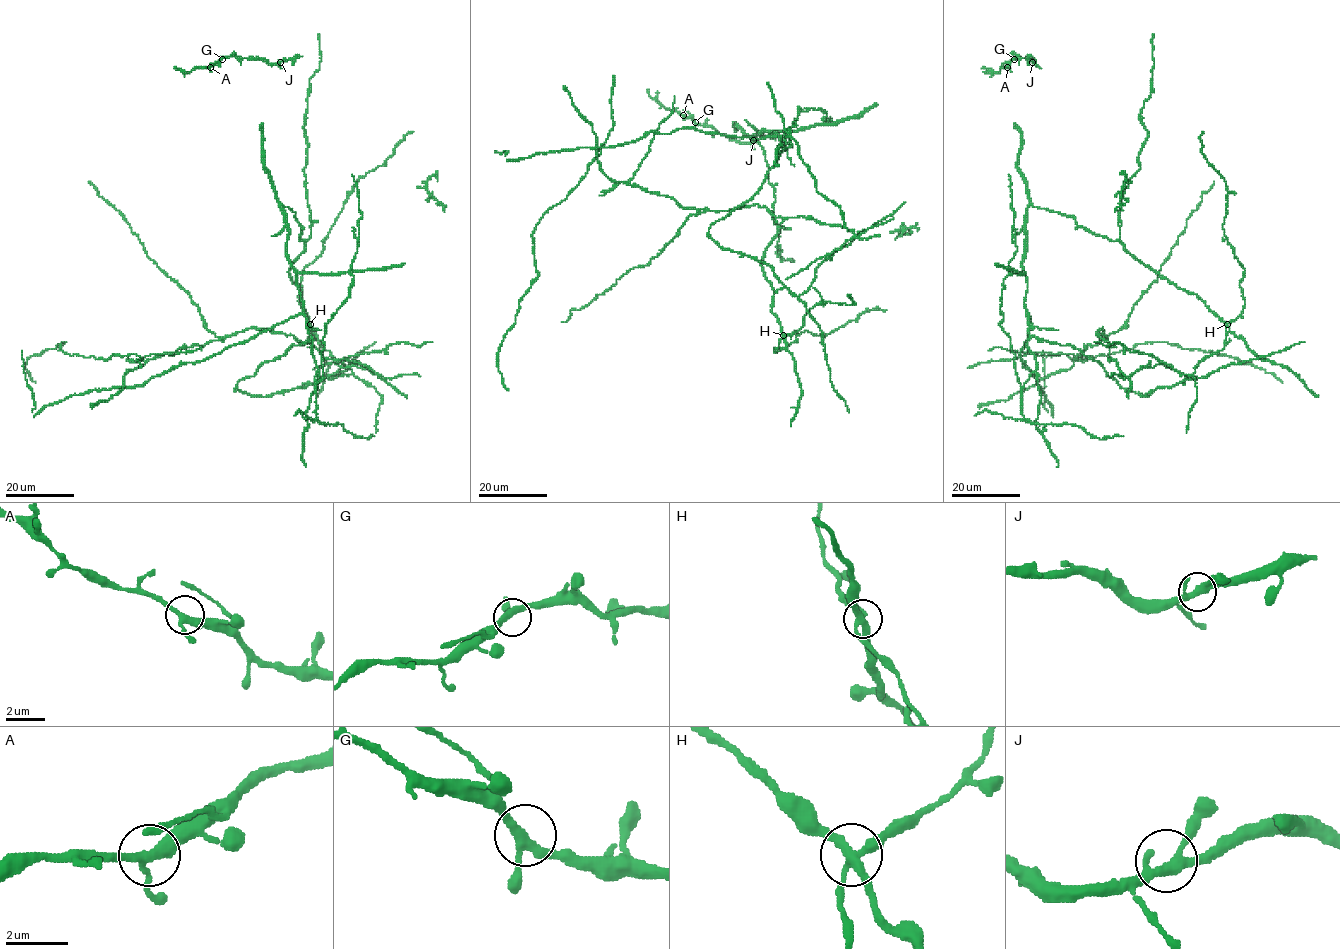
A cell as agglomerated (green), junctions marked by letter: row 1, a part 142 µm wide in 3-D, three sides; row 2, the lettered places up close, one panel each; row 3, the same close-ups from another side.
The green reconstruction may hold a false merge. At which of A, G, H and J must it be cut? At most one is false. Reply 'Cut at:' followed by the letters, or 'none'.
Cut at: H

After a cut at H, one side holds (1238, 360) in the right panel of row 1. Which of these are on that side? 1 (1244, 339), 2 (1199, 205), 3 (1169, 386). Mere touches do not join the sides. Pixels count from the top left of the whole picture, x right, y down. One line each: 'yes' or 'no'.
1: yes
2: yes
3: yes

